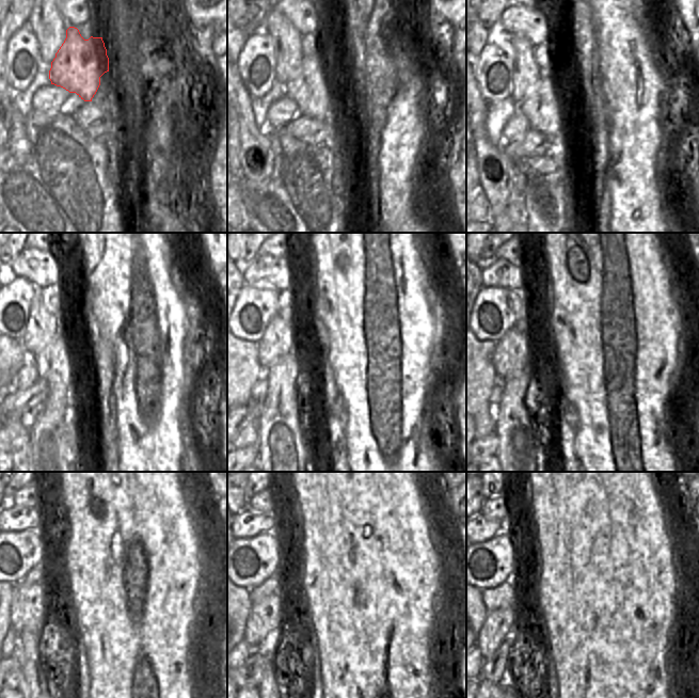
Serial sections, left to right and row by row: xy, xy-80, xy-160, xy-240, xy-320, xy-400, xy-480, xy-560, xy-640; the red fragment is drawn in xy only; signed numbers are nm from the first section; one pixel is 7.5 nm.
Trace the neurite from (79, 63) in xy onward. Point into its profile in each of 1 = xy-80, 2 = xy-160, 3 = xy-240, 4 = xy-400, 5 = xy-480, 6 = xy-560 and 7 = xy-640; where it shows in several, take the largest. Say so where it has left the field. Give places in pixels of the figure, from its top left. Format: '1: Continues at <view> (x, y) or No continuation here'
1: Continues at xy-80 (315, 90)
2: Continues at xy-160 (544, 106)
3: Continues at xy-240 (52, 448)
4: Continues at xy-400 (518, 426)
5: Continues at xy-480 (32, 686)
6: Continues at xy-560 (272, 687)
7: Continues at xy-640 (510, 688).

